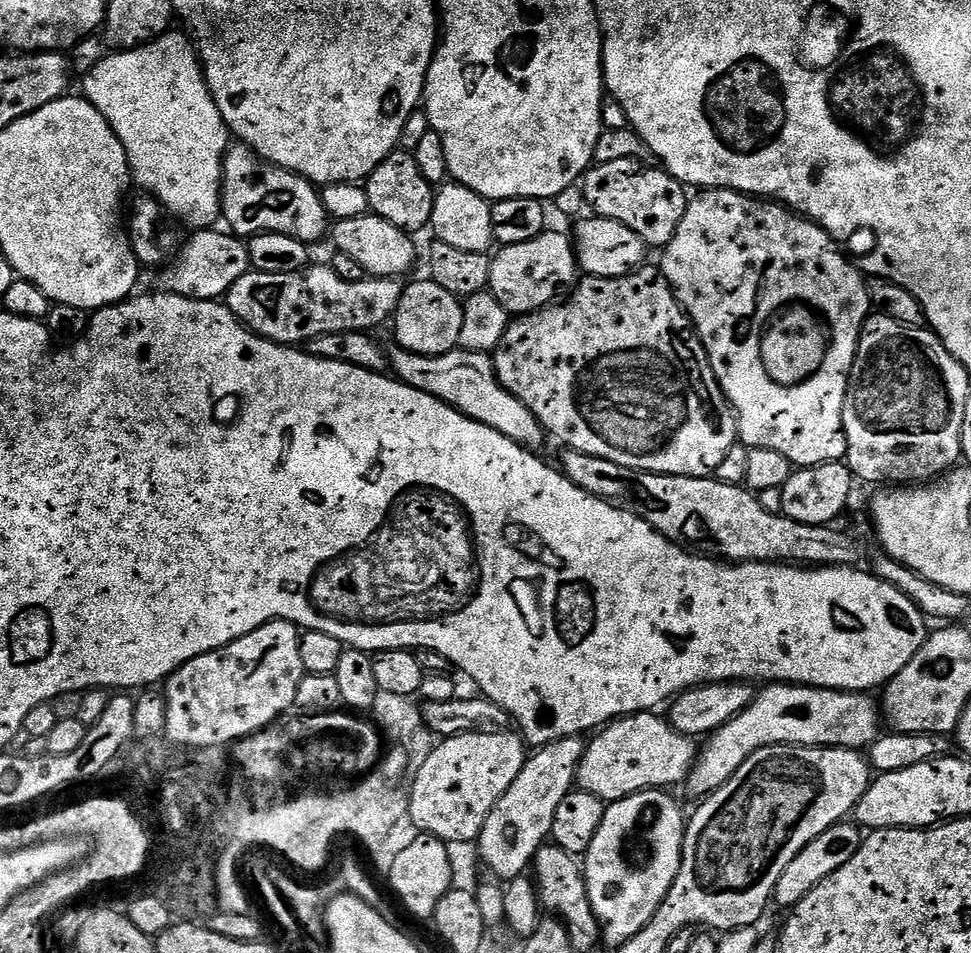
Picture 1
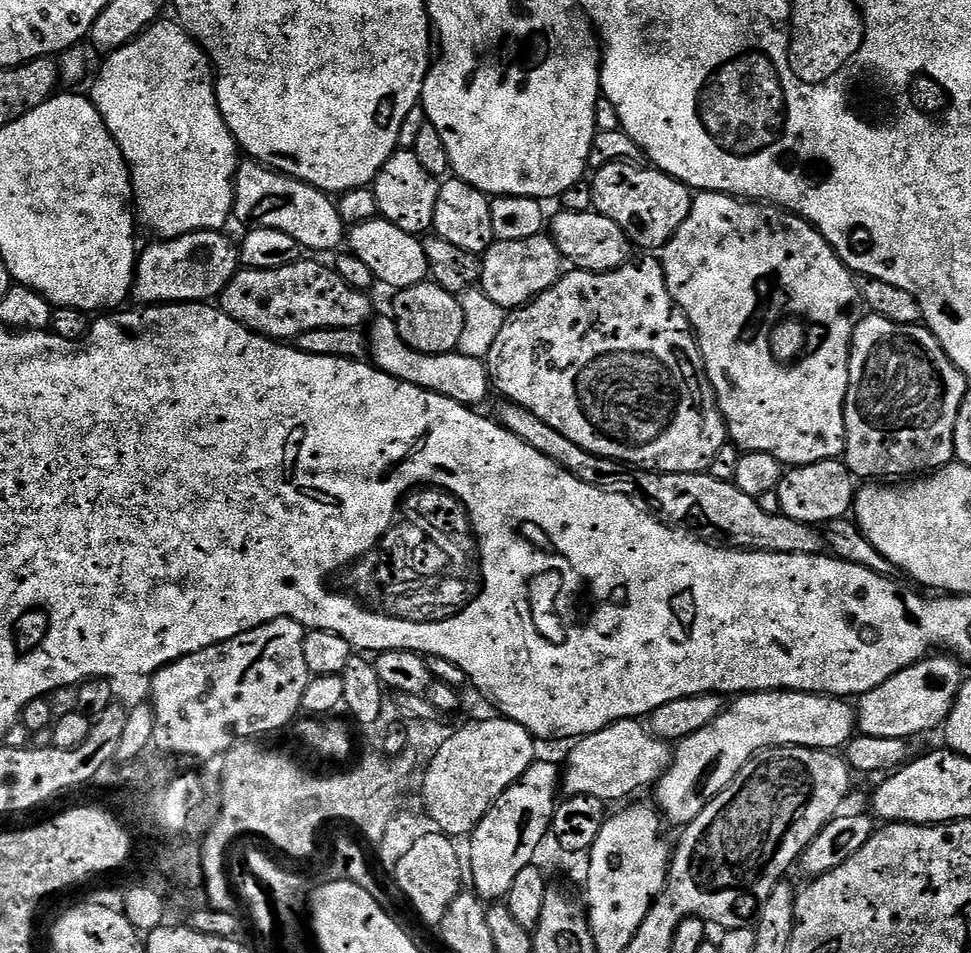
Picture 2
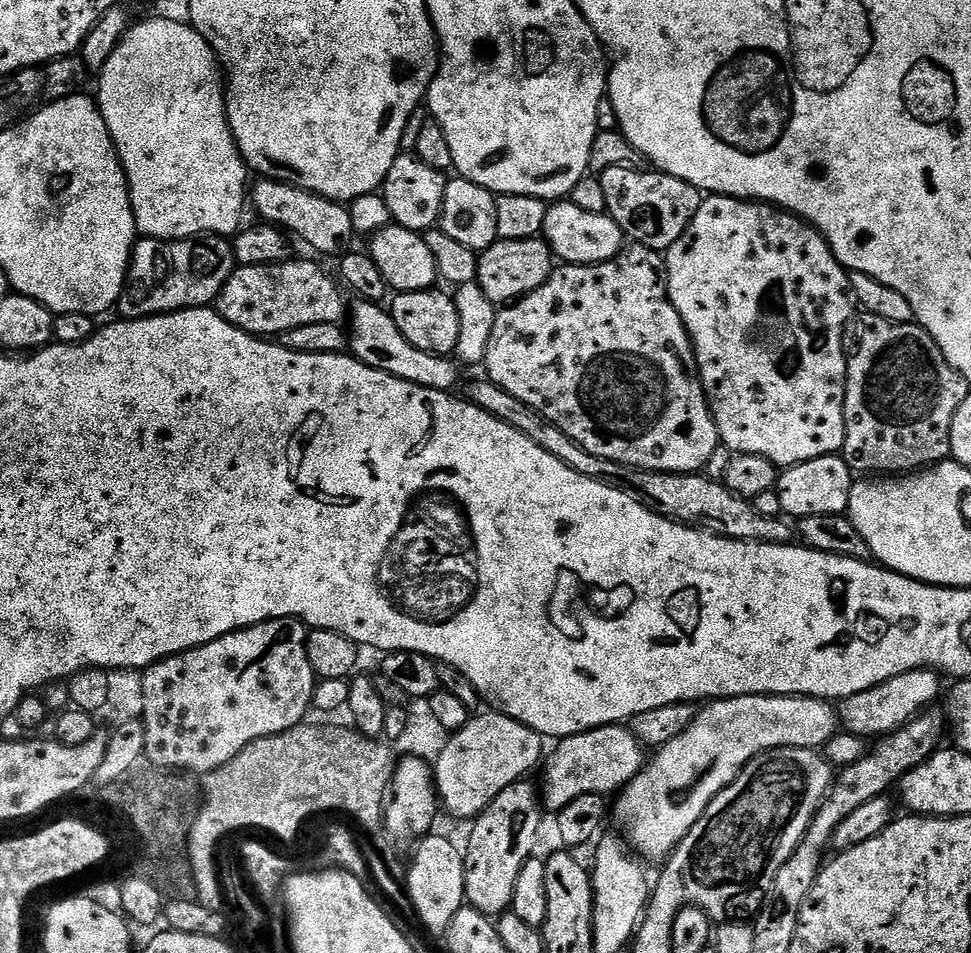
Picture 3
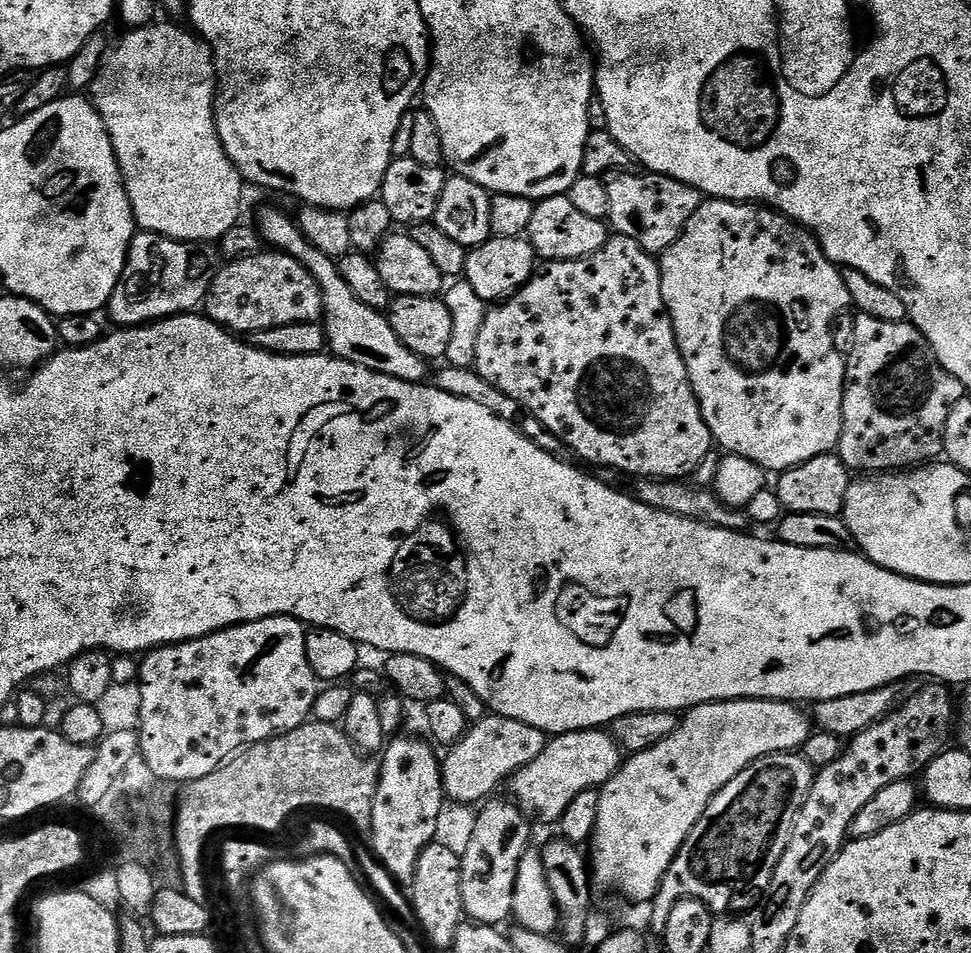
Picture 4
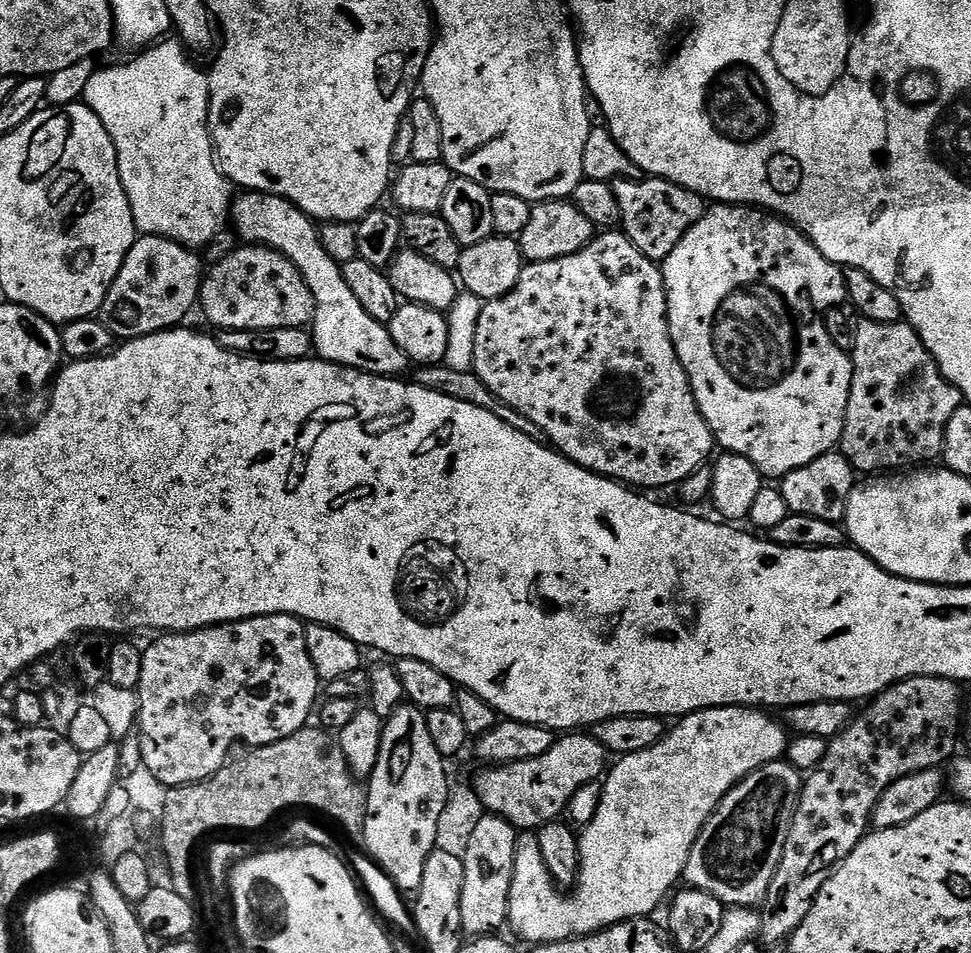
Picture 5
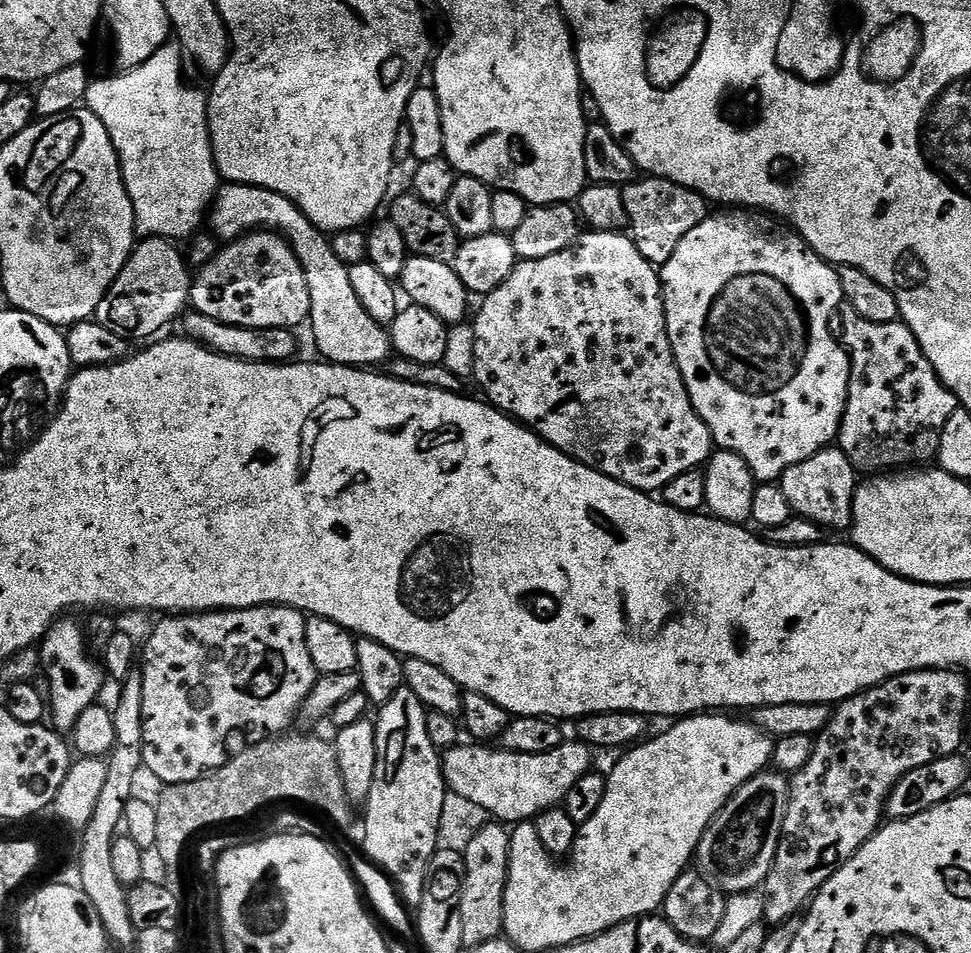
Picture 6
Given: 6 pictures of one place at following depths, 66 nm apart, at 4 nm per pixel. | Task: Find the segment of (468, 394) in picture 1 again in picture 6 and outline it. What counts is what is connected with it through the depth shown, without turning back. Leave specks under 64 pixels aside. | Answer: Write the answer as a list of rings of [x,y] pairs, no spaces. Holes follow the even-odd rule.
[[[224,182],[216,189],[210,220],[211,216],[212,228],[221,236],[221,241],[230,242],[239,239],[243,234],[263,230],[276,233],[292,247],[298,262],[302,266],[302,274],[306,274],[306,290],[310,290],[308,320],[310,325],[312,324],[312,340],[316,343],[317,350],[324,355],[321,357],[327,363],[346,364],[349,368],[368,370],[373,366],[383,365],[389,359],[392,352],[392,341],[385,325],[374,322],[374,318],[370,318],[370,314],[366,314],[366,310],[362,310],[362,304],[358,302],[358,298],[355,297],[354,290],[350,286],[348,265],[341,262],[338,254],[334,254],[331,239],[319,228],[316,228],[314,222],[310,222],[310,218],[306,218],[306,214],[302,214],[302,210],[298,210],[298,206],[294,202],[290,202],[290,198],[286,198],[274,190],[266,190],[258,186]]]

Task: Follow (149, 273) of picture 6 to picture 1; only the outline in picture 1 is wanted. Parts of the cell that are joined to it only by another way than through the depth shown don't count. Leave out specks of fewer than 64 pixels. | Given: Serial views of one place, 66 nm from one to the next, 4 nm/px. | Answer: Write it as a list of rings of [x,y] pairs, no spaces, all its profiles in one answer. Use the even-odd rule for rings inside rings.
[[[196,230],[191,233],[192,237],[187,237],[182,249],[168,261],[164,272],[160,276],[159,287],[165,292],[172,293],[173,296],[185,296],[195,300],[214,300],[219,301],[227,297],[230,286],[238,282],[250,270],[248,263],[248,246],[241,237],[229,234],[227,231],[216,232],[217,230]]]

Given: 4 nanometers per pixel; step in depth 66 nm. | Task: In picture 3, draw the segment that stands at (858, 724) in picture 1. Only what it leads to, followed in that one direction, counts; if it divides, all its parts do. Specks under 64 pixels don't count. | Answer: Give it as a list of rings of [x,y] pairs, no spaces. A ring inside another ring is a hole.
[[[729,696],[726,700],[713,700],[705,703],[699,709],[694,724],[691,724],[686,730],[682,730],[682,734],[678,734],[678,738],[674,738],[674,742],[666,742],[666,746],[655,749],[656,756],[647,761],[644,767],[640,769],[638,775],[632,779],[624,788],[621,788],[614,800],[614,820],[620,823],[619,831],[622,833],[623,839],[626,841],[629,849],[641,861],[660,860],[667,861],[673,850],[682,842],[682,838],[686,838],[686,834],[690,834],[690,830],[694,826],[694,822],[698,822],[698,818],[702,818],[702,814],[706,810],[706,806],[710,806],[710,802],[720,793],[723,788],[730,786],[738,778],[738,774],[747,766],[751,760],[761,756],[763,752],[770,752],[774,748],[811,748],[813,750],[823,749],[824,743],[830,737],[836,735],[838,731],[838,712],[835,707],[827,700],[813,700],[810,696]]]

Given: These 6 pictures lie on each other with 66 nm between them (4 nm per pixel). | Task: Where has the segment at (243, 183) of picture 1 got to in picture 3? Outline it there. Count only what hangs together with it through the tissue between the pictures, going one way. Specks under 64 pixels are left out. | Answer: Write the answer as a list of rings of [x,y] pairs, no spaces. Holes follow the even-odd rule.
[[[260,178],[251,185],[250,208],[260,215],[257,217],[263,223],[279,226],[293,237],[296,235],[302,243],[309,244],[324,256],[339,258],[353,247],[354,233],[347,207],[335,200],[327,200],[325,196],[316,196],[293,184],[279,184],[277,180]]]

